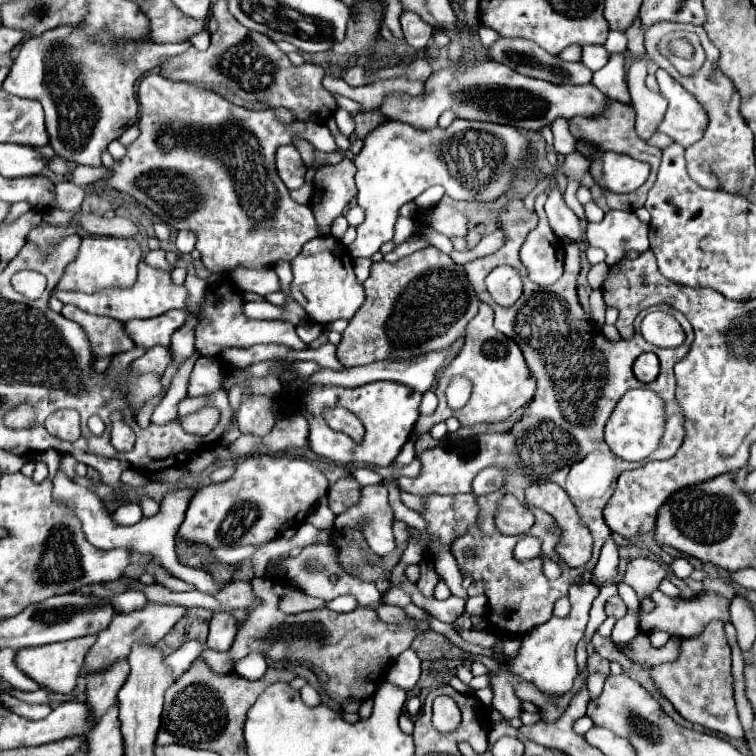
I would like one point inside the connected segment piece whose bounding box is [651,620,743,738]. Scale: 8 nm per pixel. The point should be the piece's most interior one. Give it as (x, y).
(699, 684)

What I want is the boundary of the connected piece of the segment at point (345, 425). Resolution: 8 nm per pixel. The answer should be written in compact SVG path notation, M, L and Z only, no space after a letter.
M335 406L335 408L325 408L325 410L323 410L323 418L325 418L325 422L327 422L331 428L335 428L335 430L339 430L339 432L345 432L345 434L351 436L355 442L361 442L361 440L363 440L365 428L363 428L361 420L357 420L355 414L351 414L349 410L339 408L339 406Z

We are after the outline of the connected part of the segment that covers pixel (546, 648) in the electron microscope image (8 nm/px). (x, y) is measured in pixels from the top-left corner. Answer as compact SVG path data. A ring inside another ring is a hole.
M591 582L573 584L568 591L571 614L565 618L551 618L549 622L529 630L523 636L523 646L521 646L519 656L507 662L509 672L521 676L527 682L533 682L545 694L571 690L573 680L577 676L575 648L577 648L577 642L583 638L583 632L585 632L585 626L589 620L589 608L591 608L591 602L597 598L597 594L599 594L599 588Z

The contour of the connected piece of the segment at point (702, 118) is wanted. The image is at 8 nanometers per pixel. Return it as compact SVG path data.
M657 70L655 76L657 76L657 82L661 80L659 94L667 98L669 102L669 108L661 122L659 132L671 136L683 148L701 140L705 126L709 122L703 106L679 82L675 82L665 70Z

